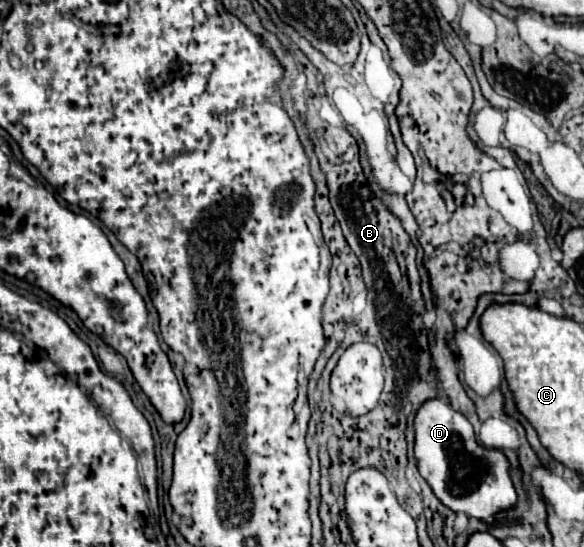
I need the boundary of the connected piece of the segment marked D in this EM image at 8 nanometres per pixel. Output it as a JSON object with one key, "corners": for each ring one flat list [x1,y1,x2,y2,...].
{"corners":[[432,398,420,404,414,416,414,456,418,472,430,484,436,498,454,512,492,522,500,510,516,504,510,466,502,452,488,450,476,442,472,424,444,400]]}

